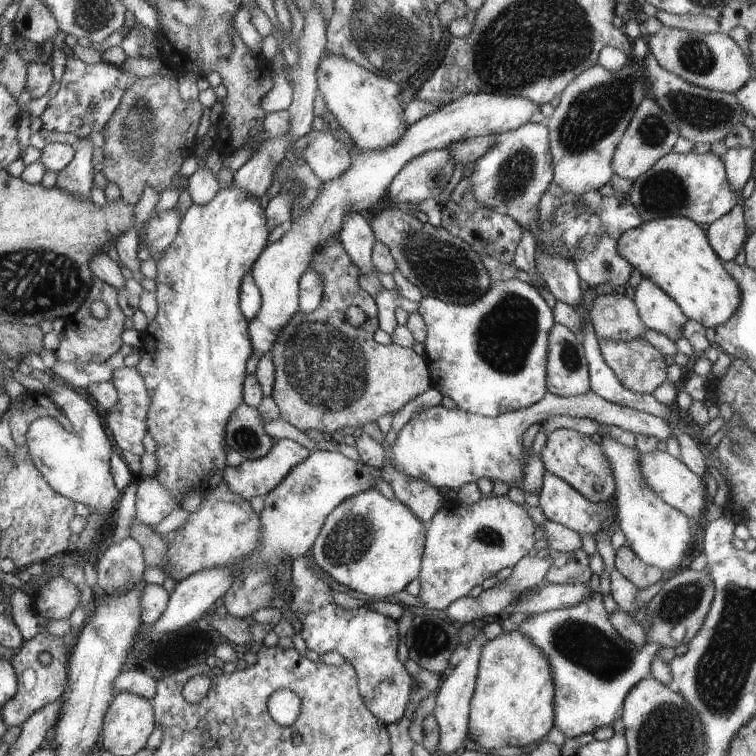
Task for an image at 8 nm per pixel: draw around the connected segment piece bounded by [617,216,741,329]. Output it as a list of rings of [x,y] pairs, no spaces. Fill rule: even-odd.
[[[668,216],[643,222],[641,226],[627,231],[618,240],[617,248],[618,253],[625,257],[633,268],[640,270],[643,278],[652,280],[678,304],[686,319],[700,322],[706,329],[716,329],[726,324],[741,307],[740,284],[730,276],[725,264],[708,244],[704,230],[689,217]]]

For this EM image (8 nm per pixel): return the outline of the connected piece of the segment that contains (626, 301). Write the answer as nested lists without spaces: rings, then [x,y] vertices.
[[[617,293],[596,295],[589,318],[601,339],[632,341],[644,332],[634,300]]]

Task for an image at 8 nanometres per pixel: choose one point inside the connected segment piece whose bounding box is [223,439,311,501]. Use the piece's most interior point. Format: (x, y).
(254, 477)

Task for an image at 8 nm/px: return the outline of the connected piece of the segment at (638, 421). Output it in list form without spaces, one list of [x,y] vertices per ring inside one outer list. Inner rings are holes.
[[[593,391],[576,397],[560,397],[551,393],[545,396],[533,406],[519,409],[518,411],[508,412],[498,417],[484,417],[475,413],[465,412],[462,409],[447,410],[441,404],[433,408],[426,408],[422,412],[414,412],[408,424],[397,433],[394,445],[389,445],[393,455],[392,461],[387,461],[397,468],[401,476],[411,477],[422,482],[428,482],[428,485],[438,488],[440,491],[444,488],[458,491],[466,484],[476,483],[476,480],[501,480],[510,487],[514,483],[521,481],[523,476],[522,453],[525,451],[523,446],[524,435],[532,426],[544,423],[547,419],[560,416],[588,418],[592,421],[604,424],[606,426],[614,425],[631,431],[632,433],[654,436],[658,441],[668,441],[672,438],[672,427],[668,422],[656,416],[633,410],[629,407],[622,407],[612,402],[602,399]]]

